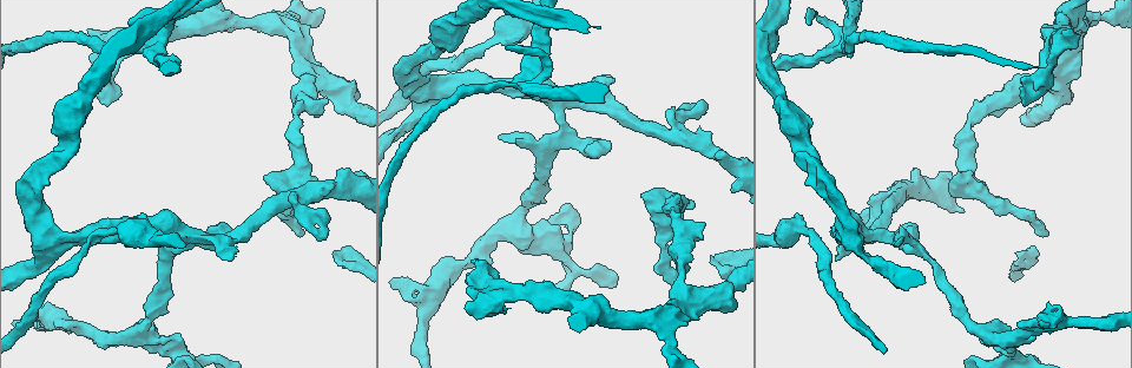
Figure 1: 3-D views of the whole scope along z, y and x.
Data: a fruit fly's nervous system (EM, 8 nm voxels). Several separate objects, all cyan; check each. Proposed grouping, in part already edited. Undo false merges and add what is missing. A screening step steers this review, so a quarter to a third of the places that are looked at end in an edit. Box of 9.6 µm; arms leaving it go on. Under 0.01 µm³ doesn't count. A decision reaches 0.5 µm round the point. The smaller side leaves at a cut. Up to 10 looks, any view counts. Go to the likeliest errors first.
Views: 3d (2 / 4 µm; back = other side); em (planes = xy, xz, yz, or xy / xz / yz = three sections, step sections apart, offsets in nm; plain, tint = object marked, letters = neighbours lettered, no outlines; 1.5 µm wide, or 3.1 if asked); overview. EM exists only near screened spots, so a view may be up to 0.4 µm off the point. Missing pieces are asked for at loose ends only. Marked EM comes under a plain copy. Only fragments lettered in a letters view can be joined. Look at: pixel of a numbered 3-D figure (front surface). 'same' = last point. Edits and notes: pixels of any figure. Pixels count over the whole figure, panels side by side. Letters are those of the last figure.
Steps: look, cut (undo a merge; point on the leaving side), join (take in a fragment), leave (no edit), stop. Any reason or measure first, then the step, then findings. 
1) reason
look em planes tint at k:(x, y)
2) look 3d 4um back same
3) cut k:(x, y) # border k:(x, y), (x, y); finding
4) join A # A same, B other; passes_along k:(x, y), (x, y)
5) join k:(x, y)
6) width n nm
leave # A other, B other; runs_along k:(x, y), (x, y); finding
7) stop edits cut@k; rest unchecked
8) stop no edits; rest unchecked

look em planes tint at 1:(675, 130)

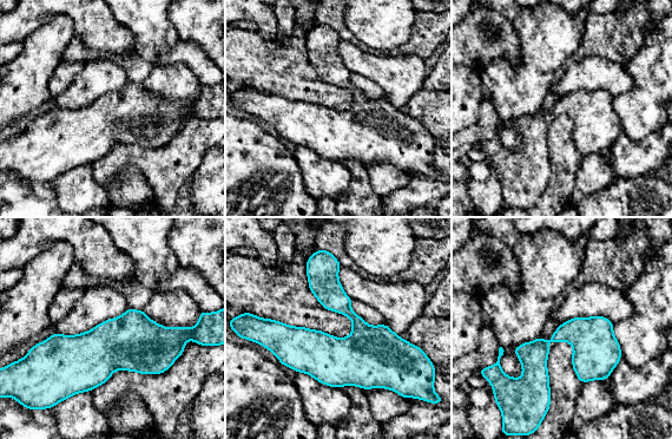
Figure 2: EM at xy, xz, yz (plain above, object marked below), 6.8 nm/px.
see the neighbours
look em planes letters same

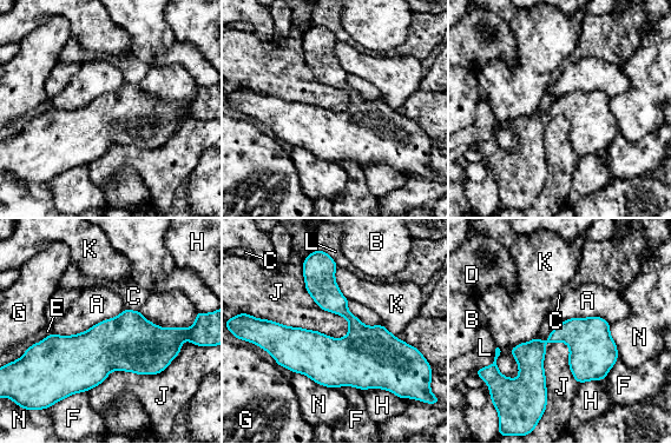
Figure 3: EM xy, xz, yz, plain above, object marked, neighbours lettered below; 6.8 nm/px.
width 260 nm
leave # A other, B other, C other, D other, E other, F other, G other, H other, J other, K other, L other, N other; border 3:(302, 262), (344, 337); one cell here

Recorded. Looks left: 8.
an open end
look em xz step 8 letters at 1:(809, 24)

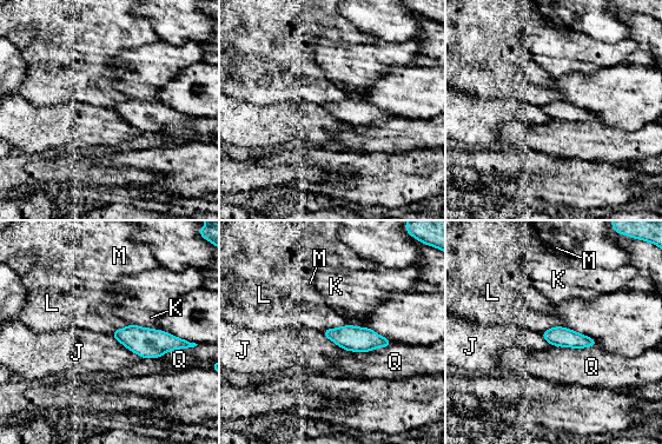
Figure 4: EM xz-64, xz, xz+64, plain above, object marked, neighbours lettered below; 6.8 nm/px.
leave # J other, K other, L other, M other, Q other; border 4:(391, 343), (369, 351), (344, 350); no lettered fragment goes on from it

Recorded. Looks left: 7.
an open end
look 3d 4um at 1:(1067, 29)

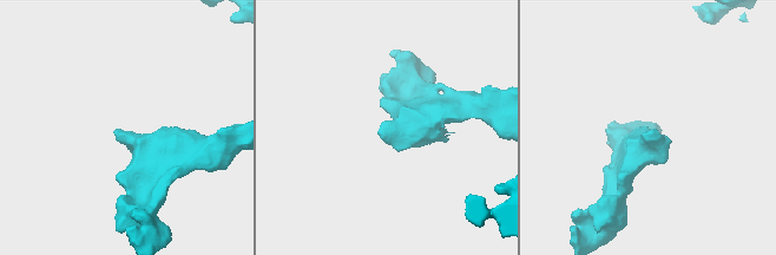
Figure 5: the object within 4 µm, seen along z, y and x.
need the tissue
look em planes letters at 5:(114, 135)

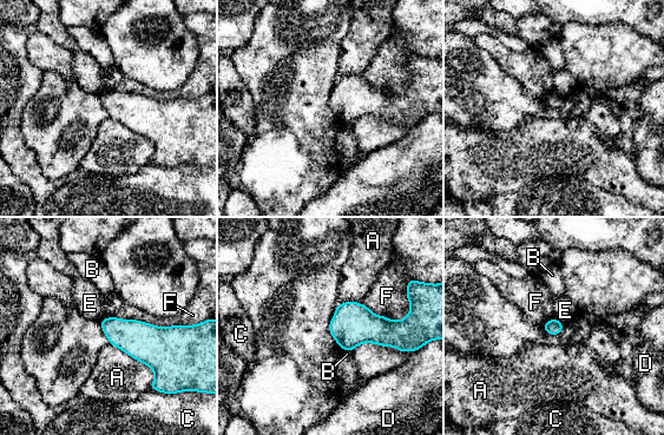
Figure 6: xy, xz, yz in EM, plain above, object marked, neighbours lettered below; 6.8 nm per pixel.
leave # A other, B other, C other, D other, E other, F other; border 6:(554, 317), (563, 324); no lettered fragment goes on from it

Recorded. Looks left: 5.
stops while still wide
look em yz step 8 tint at 1:(954, 177)

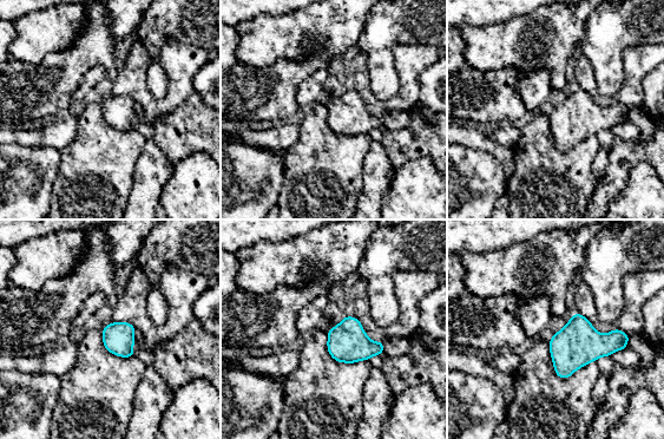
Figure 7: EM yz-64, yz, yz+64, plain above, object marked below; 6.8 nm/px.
what lies round it
look em yz step 8 letters same

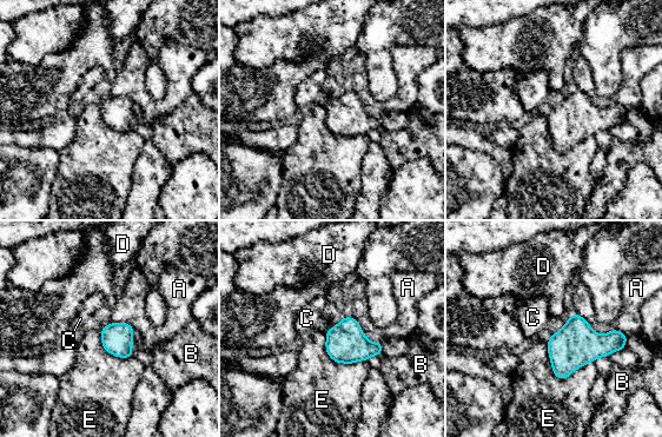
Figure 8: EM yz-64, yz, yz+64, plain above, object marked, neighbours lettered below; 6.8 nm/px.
width 220 nm
leave # A other, B other, C other, D other, E other; border 8:(547, 343), (560, 378), (593, 361); none of them fits

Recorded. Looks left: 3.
stop no edits; rest unchecked

